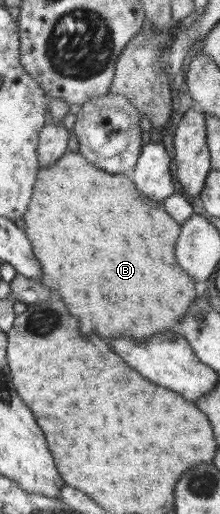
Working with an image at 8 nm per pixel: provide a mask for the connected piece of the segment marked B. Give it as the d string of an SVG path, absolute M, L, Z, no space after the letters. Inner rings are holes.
M70 150L55 164L38 170L33 190L22 219L35 258L42 268L41 284L61 294L69 312L79 318L83 334L107 338L131 336L141 342L157 332L177 329L177 320L183 318L197 298L197 292L193 280L175 262L180 224L164 209L163 202L145 196L130 176L109 174L91 164L80 152Z

